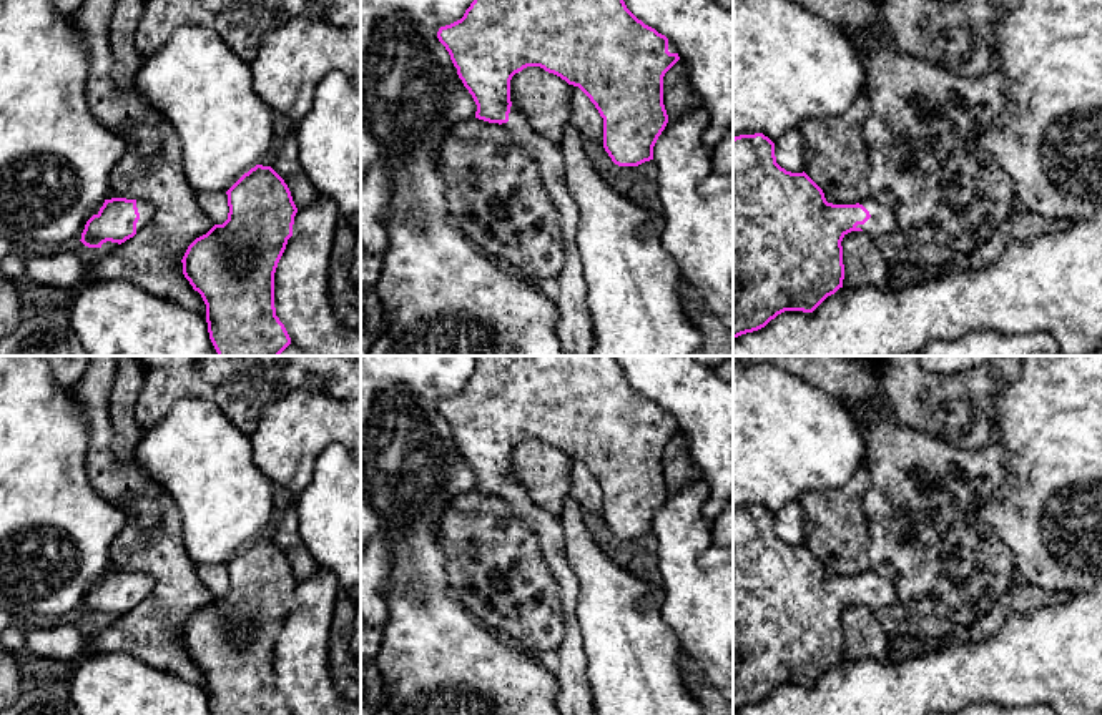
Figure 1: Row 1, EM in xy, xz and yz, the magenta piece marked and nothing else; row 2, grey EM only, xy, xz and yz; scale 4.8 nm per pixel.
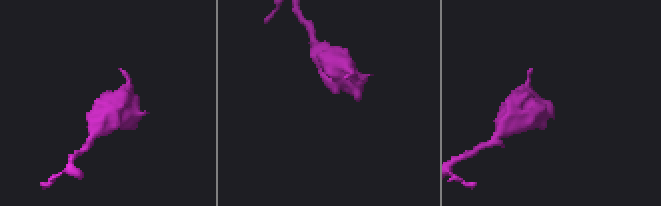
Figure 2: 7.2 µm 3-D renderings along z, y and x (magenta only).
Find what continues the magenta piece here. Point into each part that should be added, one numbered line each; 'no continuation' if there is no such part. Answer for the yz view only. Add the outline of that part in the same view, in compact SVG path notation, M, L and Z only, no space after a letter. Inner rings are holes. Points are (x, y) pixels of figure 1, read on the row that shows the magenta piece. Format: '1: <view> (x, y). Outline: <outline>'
1: yz (883, 220). Outline: M868 198L859 205L863 205L869 211L871 218L864 224L858 224L856 228L861 228L871 238L898 231L898 221L891 208L874 201L873 198Z

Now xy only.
1: xy (145, 210). Outline: M136 200L136 208L140 213L140 219L136 223L136 233L138 233L150 223L153 216L153 206L143 200Z

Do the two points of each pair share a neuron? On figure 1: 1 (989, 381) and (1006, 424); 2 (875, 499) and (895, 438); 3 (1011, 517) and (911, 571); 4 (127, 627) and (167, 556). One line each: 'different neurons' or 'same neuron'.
1: different neurons
2: same neuron
3: different neurons
4: same neuron

